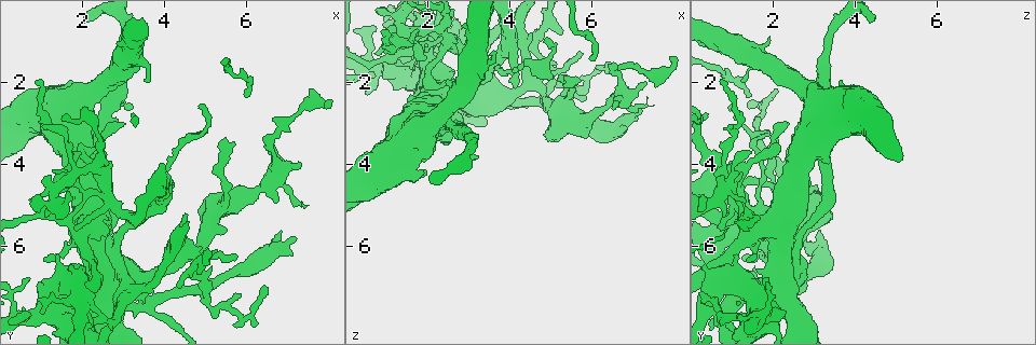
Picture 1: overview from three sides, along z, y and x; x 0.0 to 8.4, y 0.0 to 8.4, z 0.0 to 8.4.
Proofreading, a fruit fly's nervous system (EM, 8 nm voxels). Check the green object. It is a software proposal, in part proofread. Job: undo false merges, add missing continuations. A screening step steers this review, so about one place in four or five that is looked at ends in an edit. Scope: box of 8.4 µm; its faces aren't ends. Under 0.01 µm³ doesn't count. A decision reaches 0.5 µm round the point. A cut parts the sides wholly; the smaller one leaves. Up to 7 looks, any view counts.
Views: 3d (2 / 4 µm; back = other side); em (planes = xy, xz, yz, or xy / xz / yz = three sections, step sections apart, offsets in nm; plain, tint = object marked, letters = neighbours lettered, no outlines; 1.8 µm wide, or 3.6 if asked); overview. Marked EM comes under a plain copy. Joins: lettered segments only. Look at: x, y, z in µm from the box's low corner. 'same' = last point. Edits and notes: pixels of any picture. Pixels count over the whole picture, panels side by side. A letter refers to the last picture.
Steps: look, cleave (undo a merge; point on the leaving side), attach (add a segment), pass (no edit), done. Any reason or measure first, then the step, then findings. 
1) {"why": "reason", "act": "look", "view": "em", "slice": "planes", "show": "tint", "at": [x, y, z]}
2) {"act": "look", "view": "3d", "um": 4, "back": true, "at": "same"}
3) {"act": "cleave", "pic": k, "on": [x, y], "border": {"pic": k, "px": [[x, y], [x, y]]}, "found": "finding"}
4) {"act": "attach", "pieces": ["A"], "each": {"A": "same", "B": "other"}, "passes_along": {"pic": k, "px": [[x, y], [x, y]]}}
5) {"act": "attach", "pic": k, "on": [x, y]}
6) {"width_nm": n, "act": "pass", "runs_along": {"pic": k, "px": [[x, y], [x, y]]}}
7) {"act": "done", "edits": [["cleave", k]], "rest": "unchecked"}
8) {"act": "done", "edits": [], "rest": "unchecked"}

{"why": "four or more arms meet", "act": "look", "view": "3d", "um": 4, "back": true, "at": [4.45, 6.25, 2.10]}

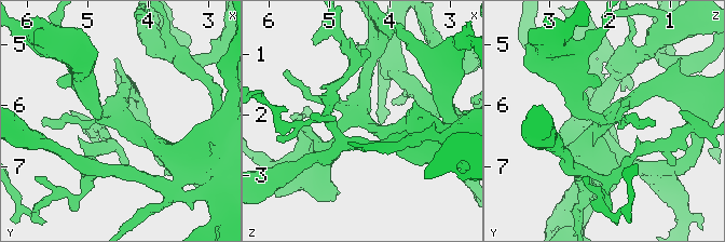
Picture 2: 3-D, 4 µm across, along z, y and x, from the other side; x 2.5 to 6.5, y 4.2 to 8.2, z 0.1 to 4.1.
{"arms": 4, "act": "look", "view": "em", "slice": "yz", "step": 4, "show": "letters", "at": [4.50, 6.25, 2.10]}

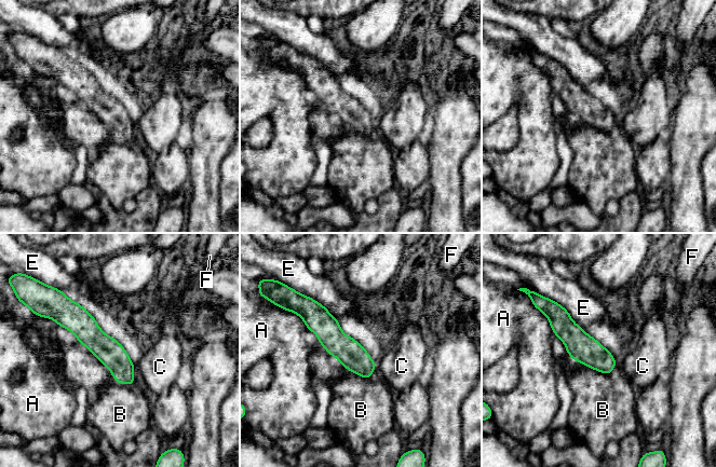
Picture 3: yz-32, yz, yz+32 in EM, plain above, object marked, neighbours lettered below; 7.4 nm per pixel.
{"act": "pass", "each": {"A": "other", "B": "other", "C": "other", "E": "other", "F": "other"}, "border": {"pic": 3, "px": [[575, 359], [609, 375]]}, "found": "continuous, no second neuron"}

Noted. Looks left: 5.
{"why": "touches itself", "act": "look", "view": "3d", "um": 4, "at": [2.70, 7.80, 0.70]}

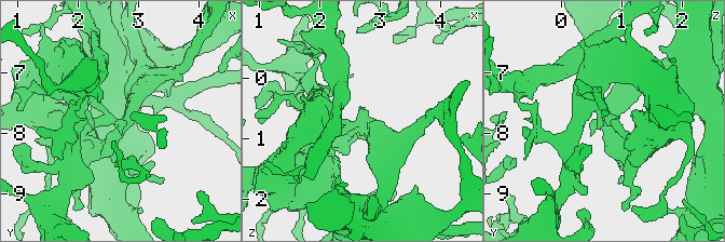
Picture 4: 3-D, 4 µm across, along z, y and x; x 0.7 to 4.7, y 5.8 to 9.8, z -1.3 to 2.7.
{"why": "shape alone is not enough", "act": "look", "view": "em", "slice": "yz", "step": 16, "show": "tint", "at": [2.70, 7.85, 0.65]}

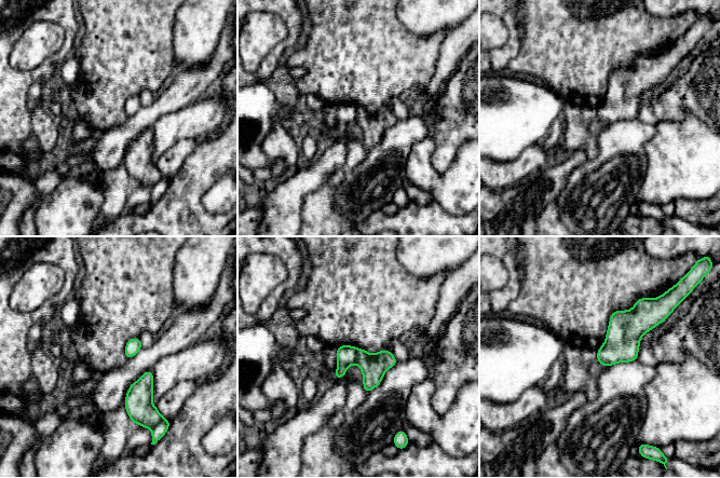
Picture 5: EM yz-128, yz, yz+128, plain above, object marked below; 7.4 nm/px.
{"act": "look", "view": "em", "slice": "planes", "show": "letters", "at": "same"}

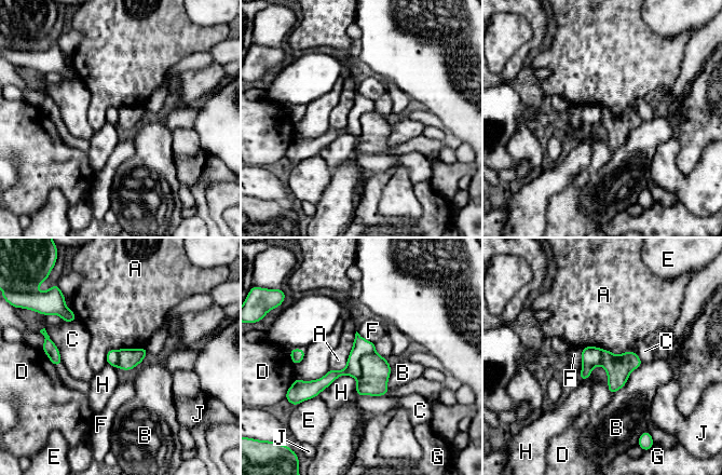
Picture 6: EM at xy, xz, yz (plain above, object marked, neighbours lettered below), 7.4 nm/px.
{"act": "cleave", "pic": 6, "on": [376, 370], "each": {"A": "other", "B": "other", "C": "other", "D": "other", "E": "other", "F": "other", "G": "other", "H": "other", "J": "other"}, "border": {"pic": 6, "px": [[375, 351], [359, 360], [356, 379]]}, "found": "a second neuron is stuck on"}

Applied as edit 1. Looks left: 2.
{"why": "redraw", "act": "look", "view": "overview"}

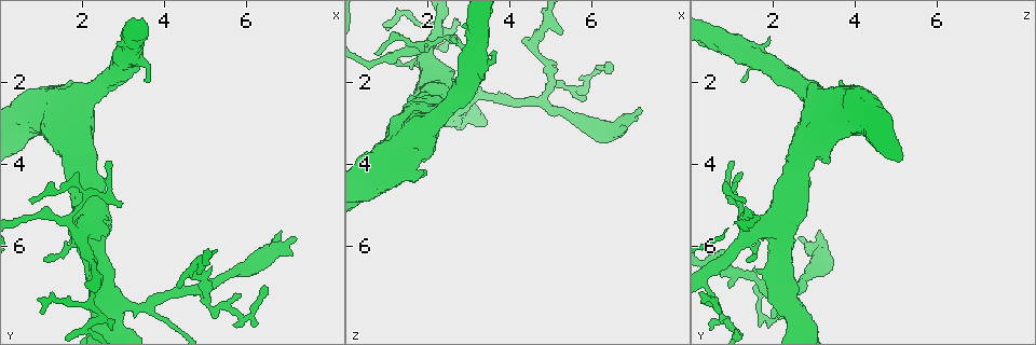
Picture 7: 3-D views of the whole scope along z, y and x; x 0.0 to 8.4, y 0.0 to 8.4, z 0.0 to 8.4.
{"why": "abrupt turn", "act": "look", "view": "em", "um": 3.6, "slice": "planes", "show": "letters", "at": [1.25, 2.40, 3.85]}

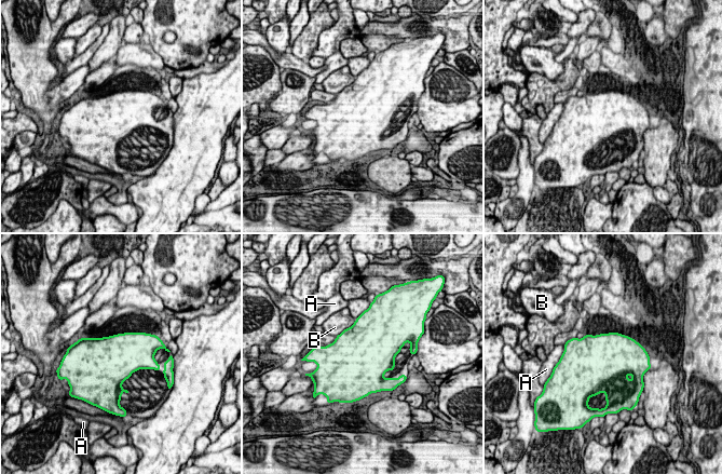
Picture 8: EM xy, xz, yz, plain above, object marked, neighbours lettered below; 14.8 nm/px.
{"width_nm": 700, "act": "pass", "each": {"A": "other", "B": "other"}, "border": {"pic": 8, "px": [[356, 319], [337, 336]]}, "found": "continuous, no second neuron"}

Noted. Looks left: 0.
{"act": "done", "edits": [["cleave", 6]], "rest": "unchecked"}

